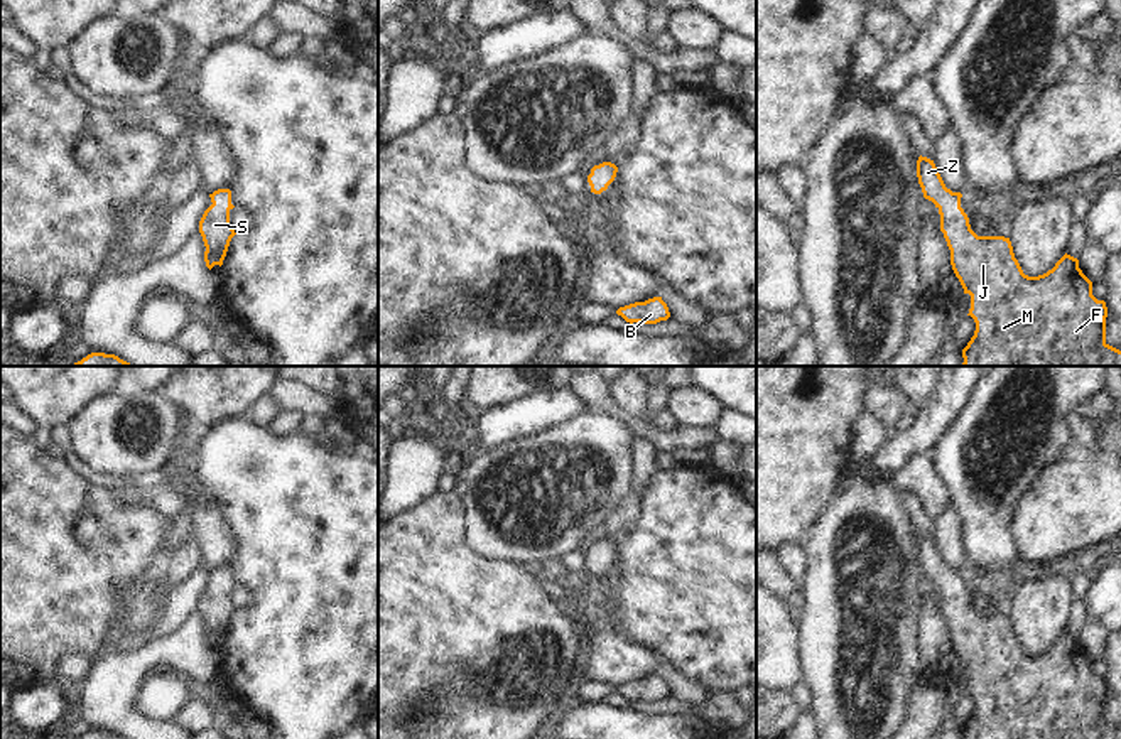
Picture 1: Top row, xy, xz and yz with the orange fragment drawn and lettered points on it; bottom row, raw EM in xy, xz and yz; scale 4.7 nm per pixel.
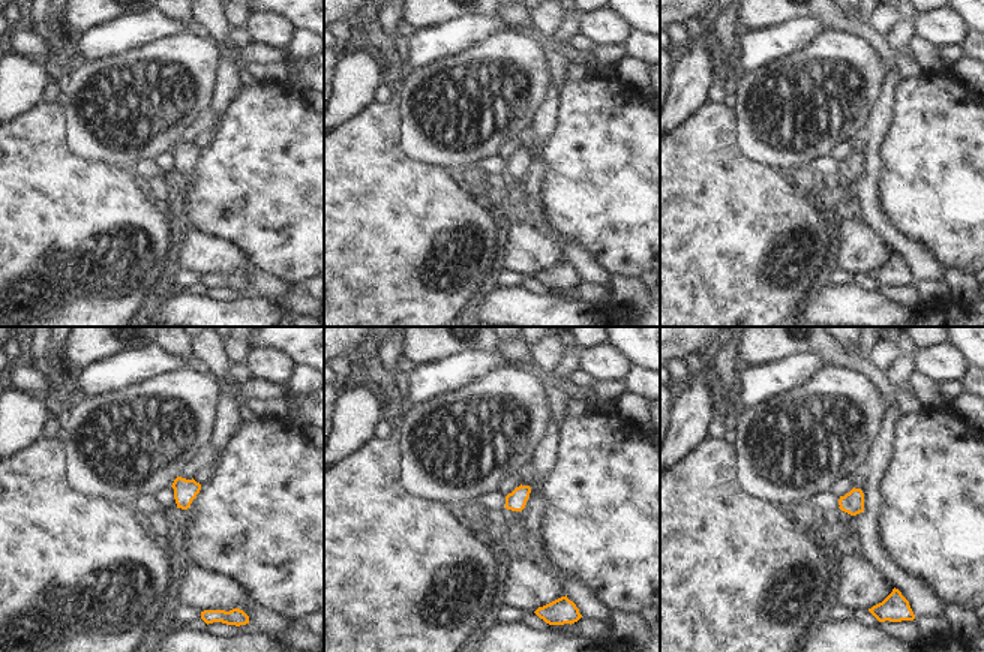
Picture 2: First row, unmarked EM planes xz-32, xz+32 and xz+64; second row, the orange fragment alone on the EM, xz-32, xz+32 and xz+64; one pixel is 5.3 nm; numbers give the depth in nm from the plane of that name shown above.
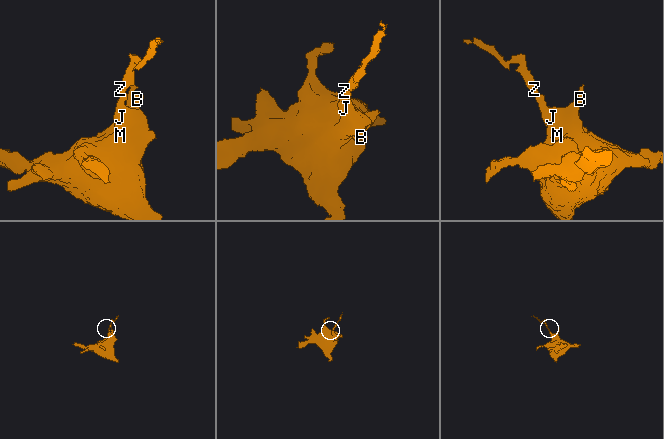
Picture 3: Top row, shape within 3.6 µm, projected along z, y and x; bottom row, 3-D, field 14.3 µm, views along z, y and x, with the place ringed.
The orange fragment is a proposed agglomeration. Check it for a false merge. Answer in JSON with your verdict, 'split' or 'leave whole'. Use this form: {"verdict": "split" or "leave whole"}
{"verdict": "leave whole"}

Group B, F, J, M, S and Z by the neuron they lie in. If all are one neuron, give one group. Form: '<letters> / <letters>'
B F J M S Z

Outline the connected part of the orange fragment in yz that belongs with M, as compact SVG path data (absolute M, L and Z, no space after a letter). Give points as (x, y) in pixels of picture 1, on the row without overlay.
M918 535L917 555L923 575L932 579L940 592L940 609L950 628L950 643L959 656L964 672L971 673L969 692L976 700L976 709L962 727L964 739L1121 739L1121 729L1106 720L1107 685L1104 678L1092 673L1092 660L1079 646L1079 638L1064 633L1052 648L1038 655L1023 651L1015 636L1010 616L977 614L969 602L969 596L961 585L961 570L945 565L934 538Z

